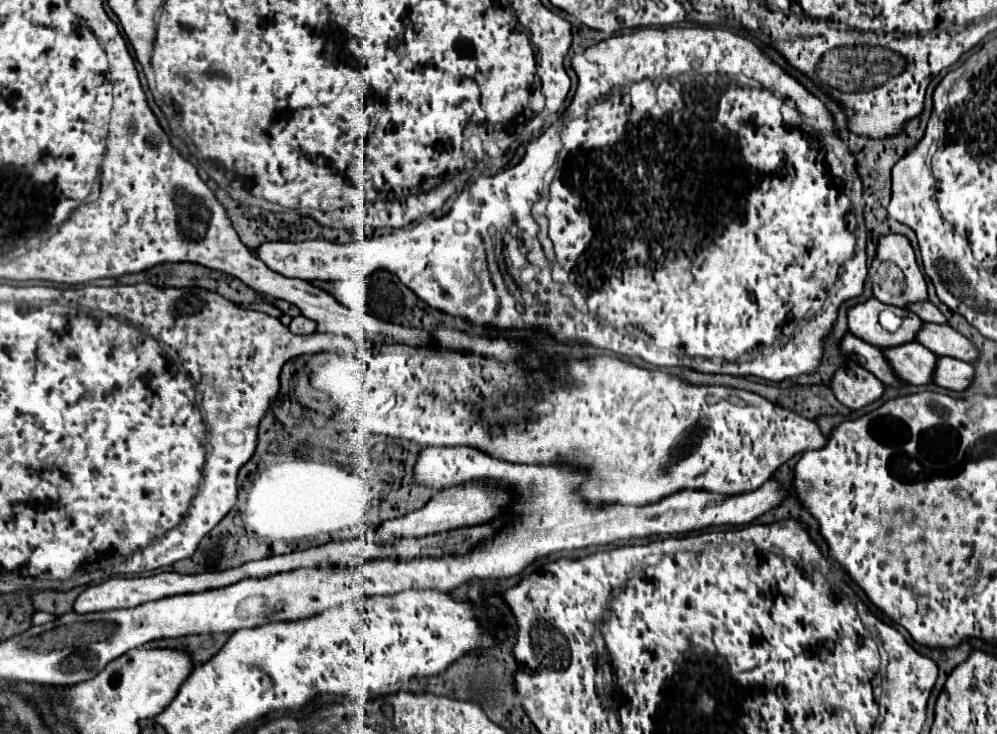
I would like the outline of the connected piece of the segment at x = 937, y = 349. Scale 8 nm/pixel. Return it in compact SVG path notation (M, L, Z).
M923 321L923 329L919 329L919 337L915 339L927 349L931 349L935 355L947 355L967 363L977 359L977 349L949 325L935 325Z

